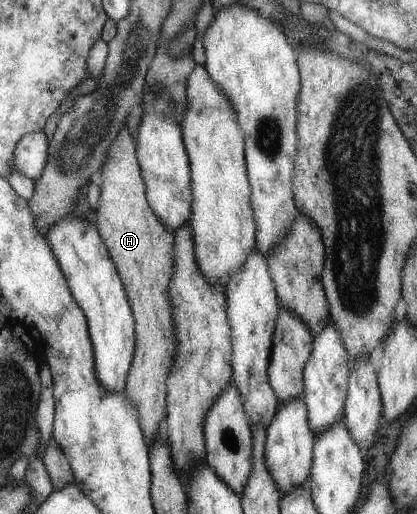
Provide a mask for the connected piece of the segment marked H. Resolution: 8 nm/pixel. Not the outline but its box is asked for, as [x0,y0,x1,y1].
[95,121,176,445]

